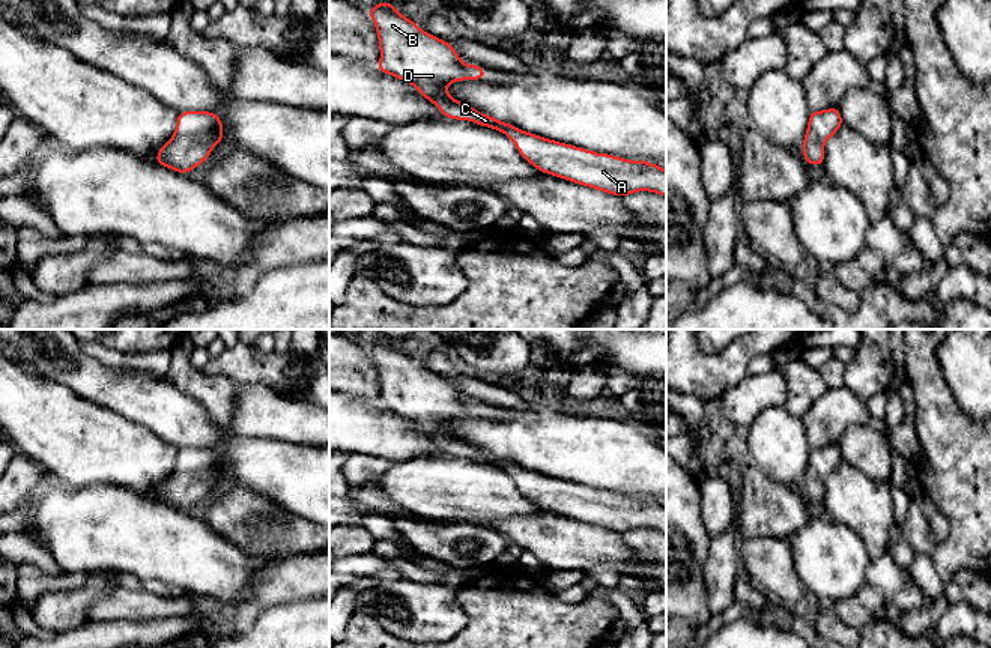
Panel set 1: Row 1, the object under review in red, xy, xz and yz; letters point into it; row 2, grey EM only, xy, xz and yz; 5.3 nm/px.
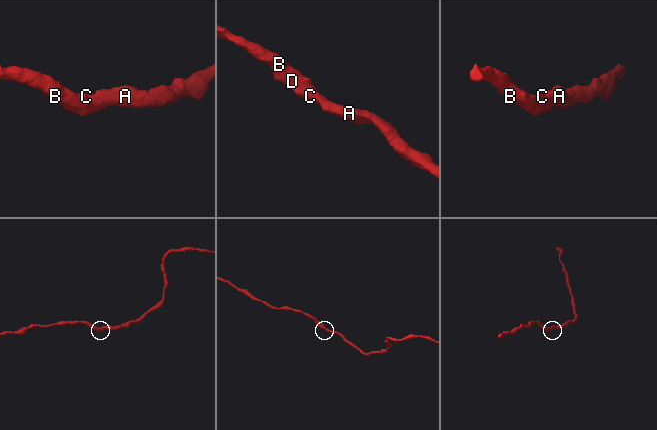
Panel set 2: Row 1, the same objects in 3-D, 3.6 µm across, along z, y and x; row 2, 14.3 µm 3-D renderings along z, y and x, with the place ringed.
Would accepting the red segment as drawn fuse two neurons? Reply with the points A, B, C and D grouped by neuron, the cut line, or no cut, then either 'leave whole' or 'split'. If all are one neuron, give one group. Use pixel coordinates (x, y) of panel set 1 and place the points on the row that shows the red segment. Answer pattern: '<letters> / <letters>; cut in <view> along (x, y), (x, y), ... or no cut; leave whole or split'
A B C D; no cut; leave whole

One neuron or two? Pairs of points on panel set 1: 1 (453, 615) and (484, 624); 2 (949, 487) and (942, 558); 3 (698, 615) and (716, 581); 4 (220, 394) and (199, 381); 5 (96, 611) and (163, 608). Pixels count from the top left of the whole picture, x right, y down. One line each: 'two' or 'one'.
1: two
2: one
3: two
4: one
5: one

